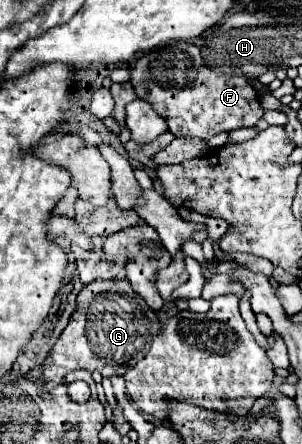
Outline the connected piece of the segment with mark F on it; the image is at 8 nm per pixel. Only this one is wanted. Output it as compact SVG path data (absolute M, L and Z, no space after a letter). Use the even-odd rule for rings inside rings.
M173 42L143 54L131 70L131 84L137 96L151 102L155 112L167 120L173 136L197 136L207 140L219 132L255 126L265 114L251 86L251 76L215 74L205 66L201 50L191 42Z

